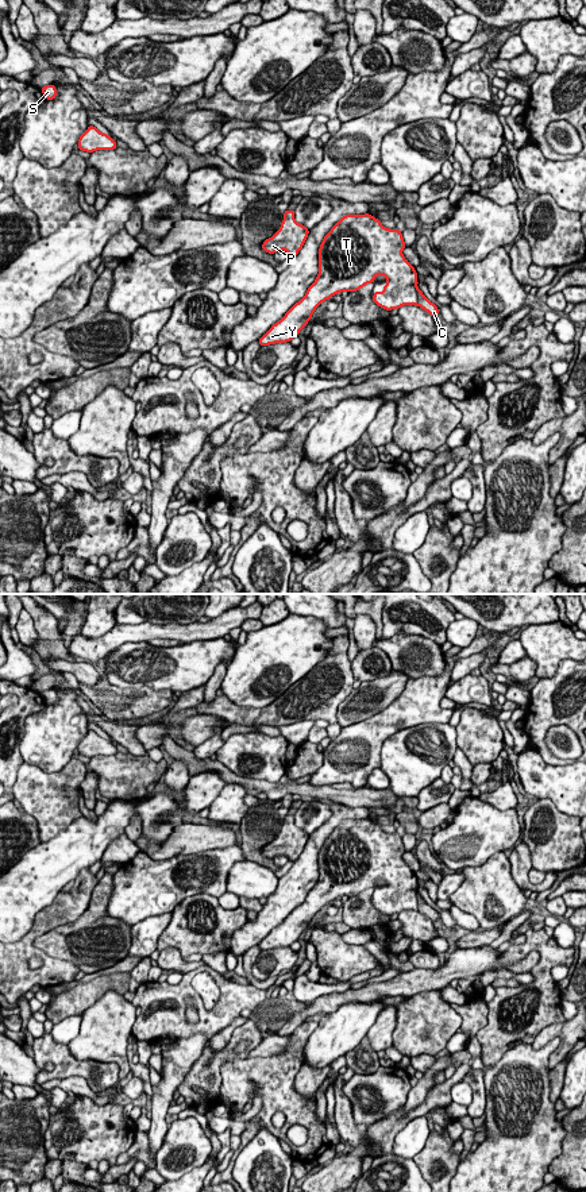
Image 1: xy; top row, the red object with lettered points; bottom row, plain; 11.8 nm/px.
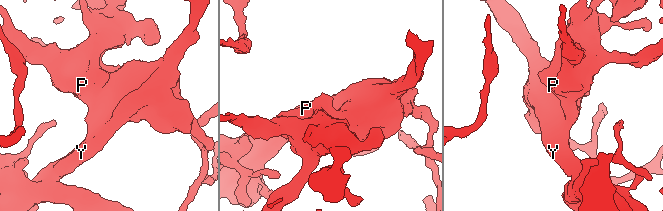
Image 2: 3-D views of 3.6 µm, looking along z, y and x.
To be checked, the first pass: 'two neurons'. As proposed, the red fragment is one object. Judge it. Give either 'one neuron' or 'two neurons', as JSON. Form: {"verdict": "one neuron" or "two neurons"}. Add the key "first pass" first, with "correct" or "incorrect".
{"first pass": "correct", "verdict": "two neurons"}

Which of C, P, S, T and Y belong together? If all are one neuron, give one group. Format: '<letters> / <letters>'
C / P S T Y

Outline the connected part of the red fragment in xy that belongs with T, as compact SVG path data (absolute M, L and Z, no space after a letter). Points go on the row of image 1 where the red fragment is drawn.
M370 213L346 215L324 236L319 248L319 274L308 288L305 296L296 302L285 316L258 340L261 347L290 342L312 319L316 308L332 296L347 290L356 292L367 283L373 283L377 275L386 277L382 292L374 292L373 301L386 309L400 309L404 305L417 305L417 273L405 259L402 250L405 242L402 232L381 224Z

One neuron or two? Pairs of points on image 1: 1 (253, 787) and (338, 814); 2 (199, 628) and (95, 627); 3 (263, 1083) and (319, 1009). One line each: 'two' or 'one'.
1: two
2: two
3: two

